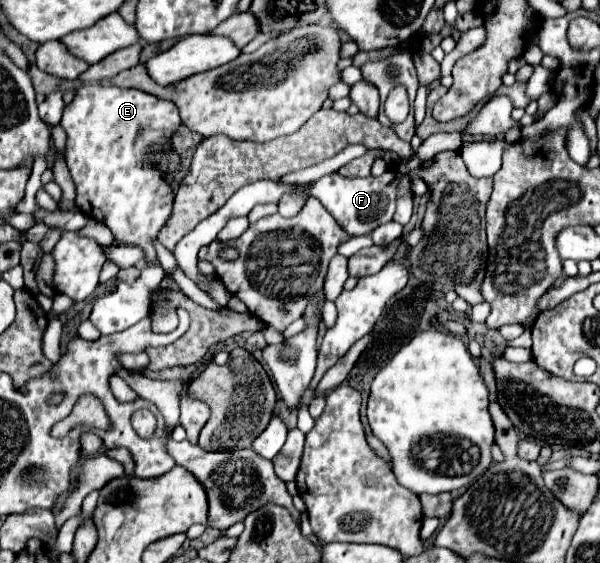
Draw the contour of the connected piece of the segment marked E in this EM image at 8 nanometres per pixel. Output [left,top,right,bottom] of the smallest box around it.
[61,84,179,262]

